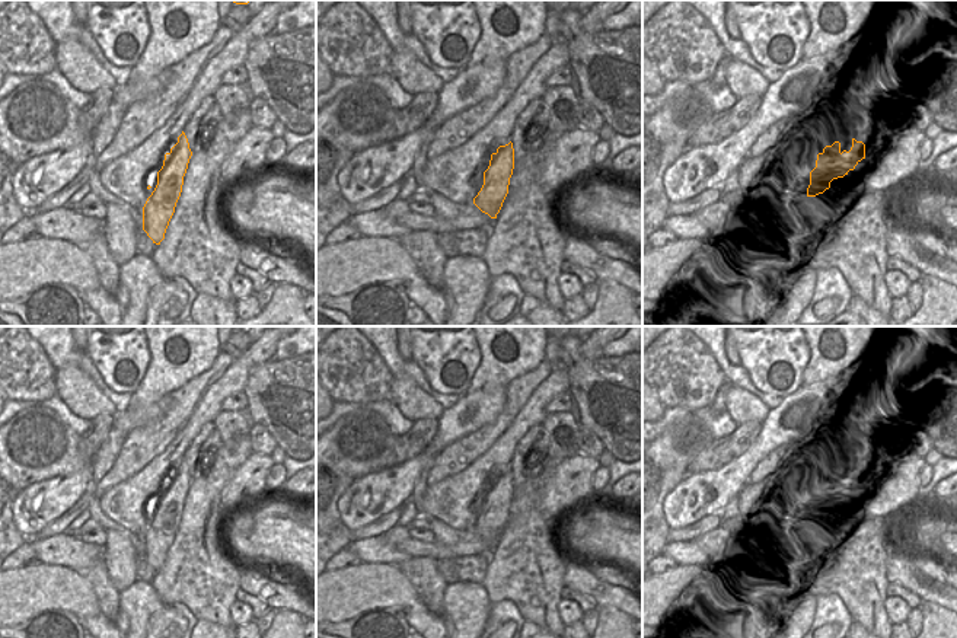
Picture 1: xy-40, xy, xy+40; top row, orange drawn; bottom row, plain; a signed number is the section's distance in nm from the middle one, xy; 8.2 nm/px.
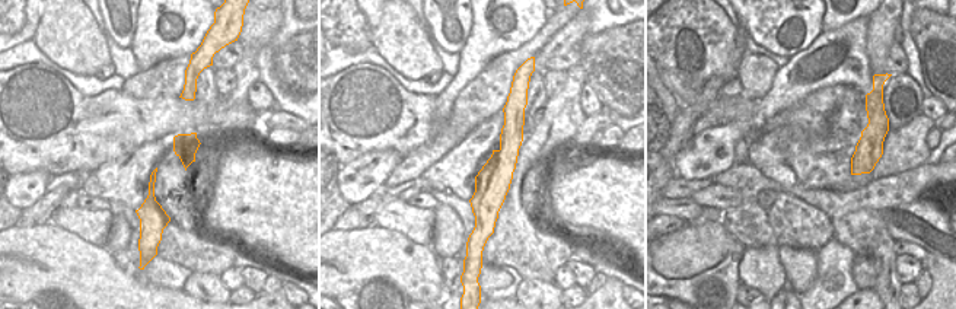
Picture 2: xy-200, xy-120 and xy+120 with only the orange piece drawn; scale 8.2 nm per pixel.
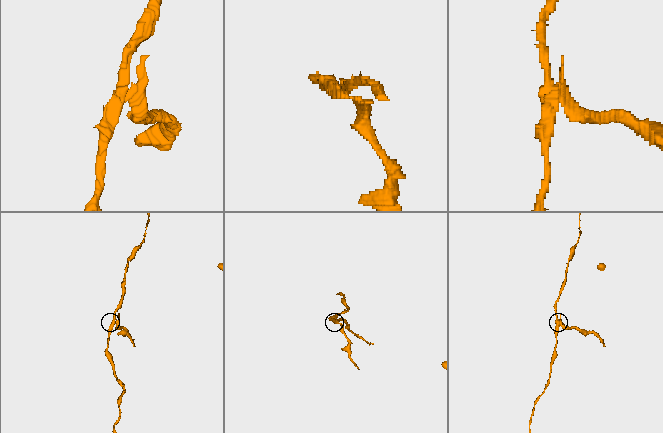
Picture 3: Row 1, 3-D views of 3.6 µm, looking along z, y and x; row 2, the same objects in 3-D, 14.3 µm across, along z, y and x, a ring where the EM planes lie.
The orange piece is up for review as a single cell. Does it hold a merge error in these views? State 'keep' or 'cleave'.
cleave

